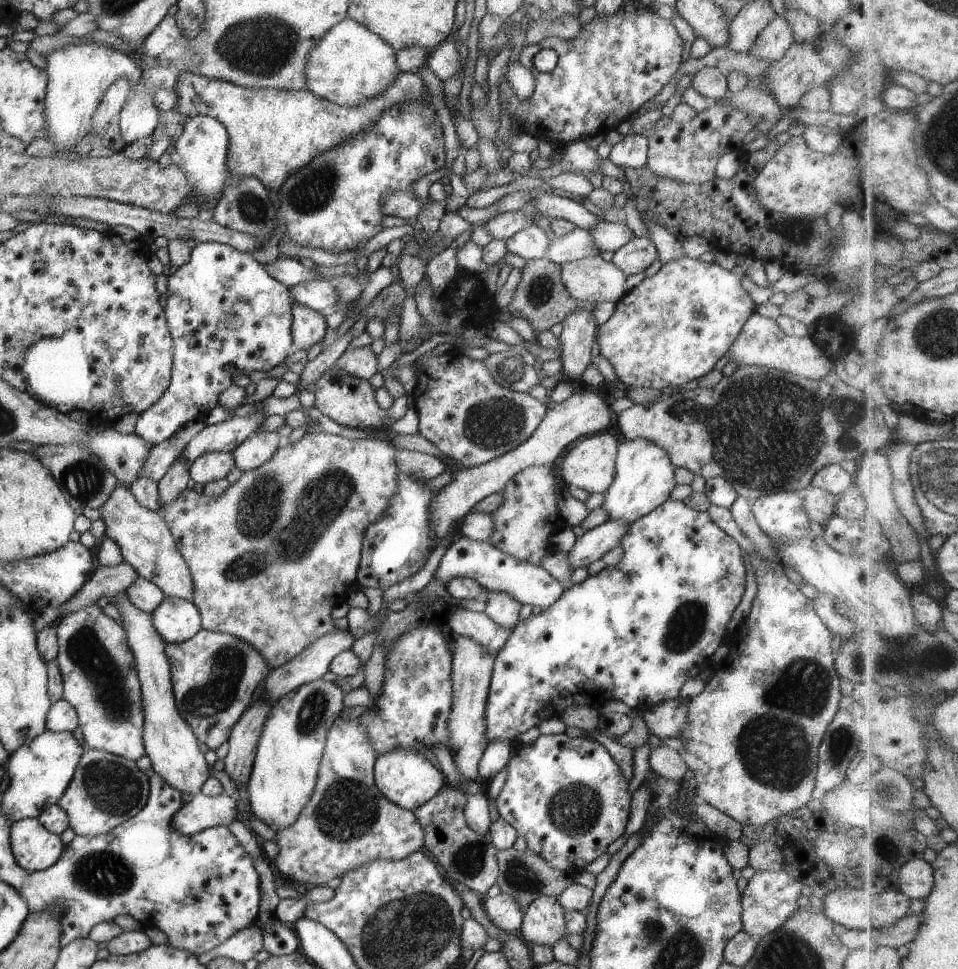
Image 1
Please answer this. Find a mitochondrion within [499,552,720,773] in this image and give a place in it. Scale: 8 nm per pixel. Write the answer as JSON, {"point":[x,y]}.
{"point":[684,629]}

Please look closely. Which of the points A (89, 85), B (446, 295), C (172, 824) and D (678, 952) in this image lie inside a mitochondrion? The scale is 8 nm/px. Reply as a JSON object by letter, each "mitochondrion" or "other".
{"A":"other","B":"other","C":"other","D":"mitochondrion"}

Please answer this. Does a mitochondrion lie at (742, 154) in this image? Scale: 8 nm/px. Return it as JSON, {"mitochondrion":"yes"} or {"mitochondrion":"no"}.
{"mitochondrion":"no"}

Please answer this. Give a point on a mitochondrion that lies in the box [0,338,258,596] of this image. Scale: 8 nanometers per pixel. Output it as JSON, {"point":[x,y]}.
{"point":[84,480]}

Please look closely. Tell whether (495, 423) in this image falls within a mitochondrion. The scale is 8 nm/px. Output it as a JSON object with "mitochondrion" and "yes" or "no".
{"mitochondrion":"yes"}

